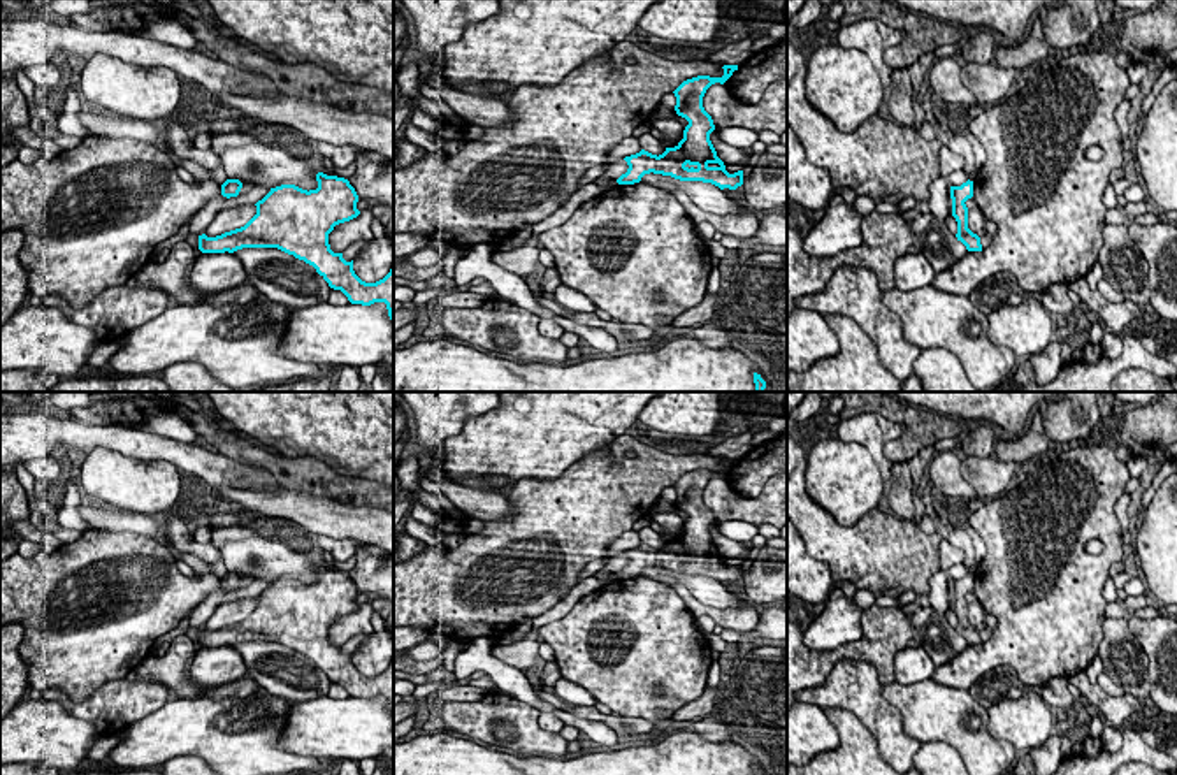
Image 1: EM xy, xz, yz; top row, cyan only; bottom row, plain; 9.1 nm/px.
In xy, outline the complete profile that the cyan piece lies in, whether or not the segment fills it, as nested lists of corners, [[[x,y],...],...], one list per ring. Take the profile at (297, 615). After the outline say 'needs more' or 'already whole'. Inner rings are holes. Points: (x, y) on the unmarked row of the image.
[[[316,568],[318,582],[302,583],[295,578],[281,578],[258,594],[256,608],[241,622],[216,631],[199,629],[202,647],[234,647],[242,641],[278,641],[299,654],[313,659],[330,682],[341,684],[351,698],[371,699],[385,696],[394,717],[394,659],[390,666],[376,675],[365,677],[353,664],[353,654],[346,655],[343,647],[334,647],[329,638],[329,627],[336,619],[350,615],[360,608],[357,603],[358,589],[348,573],[337,569]]]; already whole

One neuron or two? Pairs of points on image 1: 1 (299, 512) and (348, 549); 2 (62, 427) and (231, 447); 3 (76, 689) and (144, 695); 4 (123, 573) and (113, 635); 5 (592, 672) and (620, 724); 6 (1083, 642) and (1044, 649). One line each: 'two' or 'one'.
1: two
2: two
3: two
4: one
5: two
6: one

